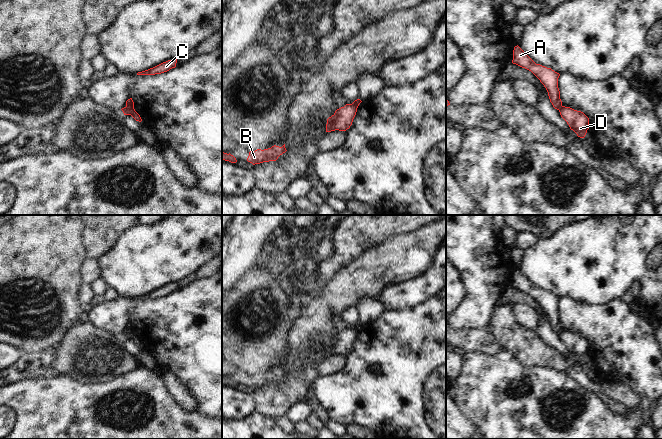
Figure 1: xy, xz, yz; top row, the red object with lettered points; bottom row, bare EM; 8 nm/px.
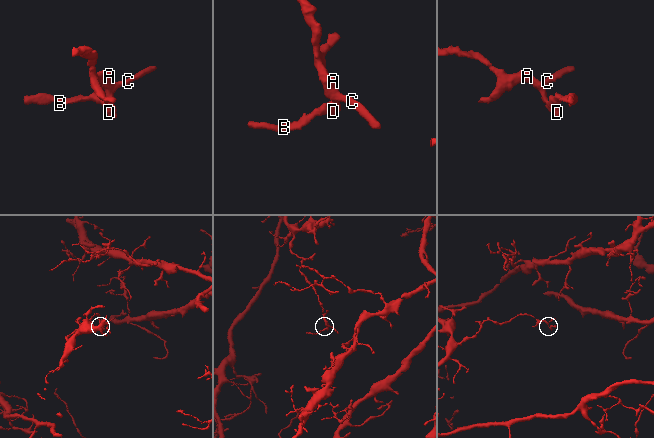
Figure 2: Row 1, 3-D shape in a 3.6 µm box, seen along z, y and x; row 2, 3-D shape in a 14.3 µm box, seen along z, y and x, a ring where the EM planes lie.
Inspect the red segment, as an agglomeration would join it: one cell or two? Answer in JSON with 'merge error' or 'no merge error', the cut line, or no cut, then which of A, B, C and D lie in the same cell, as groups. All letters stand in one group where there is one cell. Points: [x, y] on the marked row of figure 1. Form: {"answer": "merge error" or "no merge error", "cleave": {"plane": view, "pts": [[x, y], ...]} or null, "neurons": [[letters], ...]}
{"answer": "merge error", "cleave": {"plane": "xy", "pts": [[126, 106], [133, 109]]}, "neurons": [["A", "C"], ["B", "D"]]}

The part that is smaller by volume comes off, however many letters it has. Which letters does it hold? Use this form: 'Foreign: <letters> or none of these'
Foreign: B, D

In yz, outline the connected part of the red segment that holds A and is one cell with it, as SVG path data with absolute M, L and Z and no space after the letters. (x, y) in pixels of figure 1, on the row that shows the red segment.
M518 45L514 47L512 63L531 71L546 88L553 107L557 110L561 109L562 101L558 88L559 73L536 64Z

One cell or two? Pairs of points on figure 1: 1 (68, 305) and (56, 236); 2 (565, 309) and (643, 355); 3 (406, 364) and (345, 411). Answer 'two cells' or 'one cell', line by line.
1: one cell
2: one cell
3: one cell

